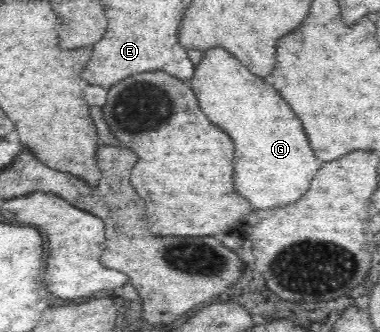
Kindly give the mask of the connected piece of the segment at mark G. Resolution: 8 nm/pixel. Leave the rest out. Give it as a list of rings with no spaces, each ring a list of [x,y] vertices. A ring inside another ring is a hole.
[[[224,48],[206,49],[202,60],[195,67],[195,74],[188,84],[196,93],[200,108],[214,124],[226,130],[236,144],[234,186],[238,194],[248,198],[254,210],[286,206],[302,198],[302,194],[310,188],[314,174],[318,172],[318,168],[324,166],[324,162],[316,158],[306,138],[306,132],[302,128],[302,122],[296,120],[296,114],[288,106],[288,102],[268,82],[254,76],[230,51]]]

